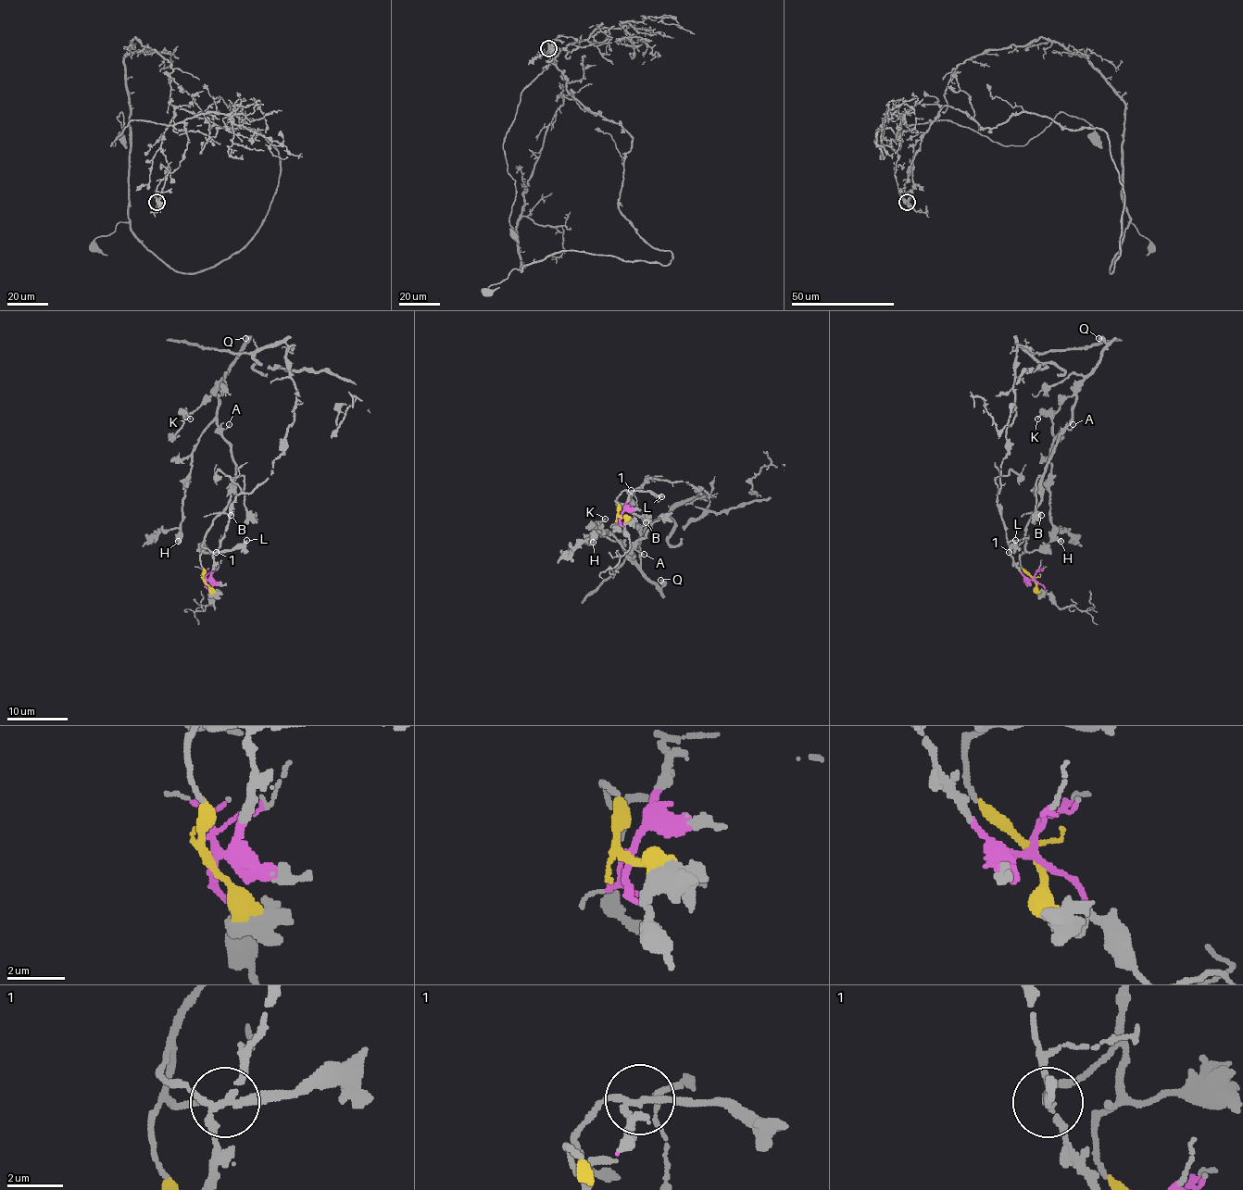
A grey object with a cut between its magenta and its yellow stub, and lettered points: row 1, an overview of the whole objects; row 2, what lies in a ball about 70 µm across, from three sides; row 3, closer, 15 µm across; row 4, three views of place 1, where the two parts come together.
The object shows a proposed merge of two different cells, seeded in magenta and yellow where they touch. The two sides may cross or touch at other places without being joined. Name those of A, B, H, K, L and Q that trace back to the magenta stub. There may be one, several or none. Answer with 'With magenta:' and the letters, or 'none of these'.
With magenta: none of these

